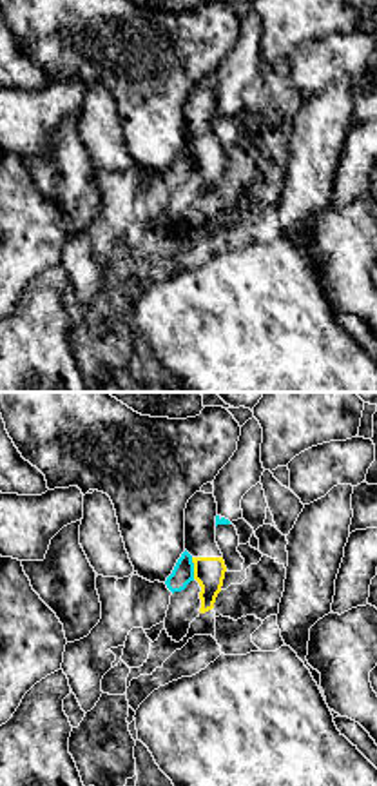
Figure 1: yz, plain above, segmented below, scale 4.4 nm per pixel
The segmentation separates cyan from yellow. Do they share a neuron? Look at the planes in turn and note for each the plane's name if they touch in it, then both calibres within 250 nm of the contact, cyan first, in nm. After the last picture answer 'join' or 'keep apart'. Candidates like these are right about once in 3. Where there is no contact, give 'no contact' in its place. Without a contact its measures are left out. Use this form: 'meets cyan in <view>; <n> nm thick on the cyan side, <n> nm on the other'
meets cyan in yz; 100 nm thick on the cyan side, 140 nm on the other

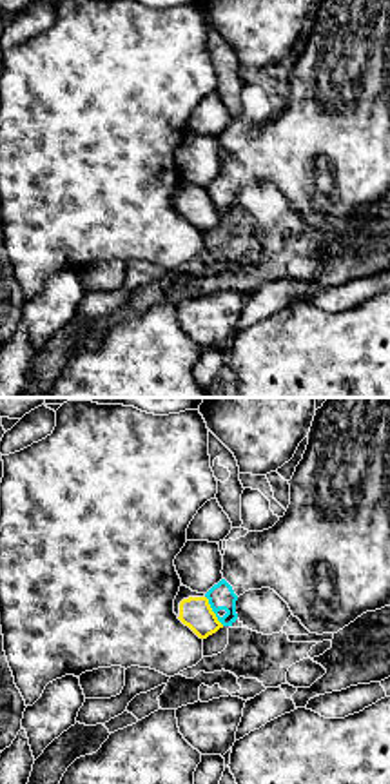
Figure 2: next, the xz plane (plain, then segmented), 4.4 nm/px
meets cyan in xz; 120 nm thick on the cyan side, 140 nm on the other

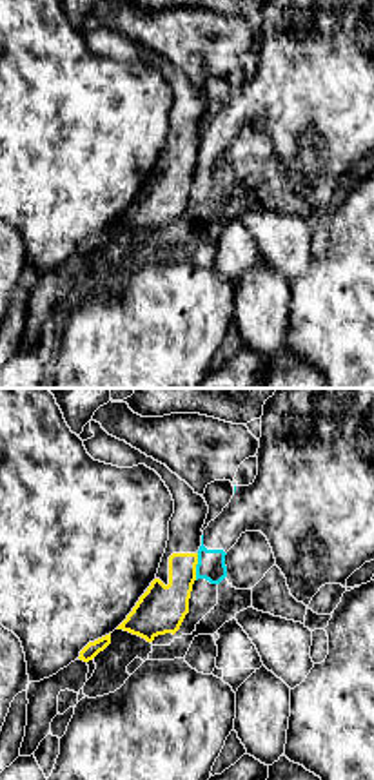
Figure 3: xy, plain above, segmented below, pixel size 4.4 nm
meets cyan in xy; 130 nm thick on the cyan side, 220 nm on the other

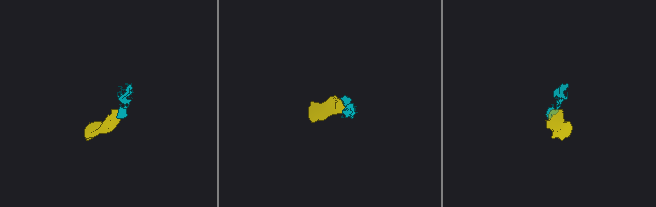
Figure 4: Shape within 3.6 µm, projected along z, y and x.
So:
keep apart

